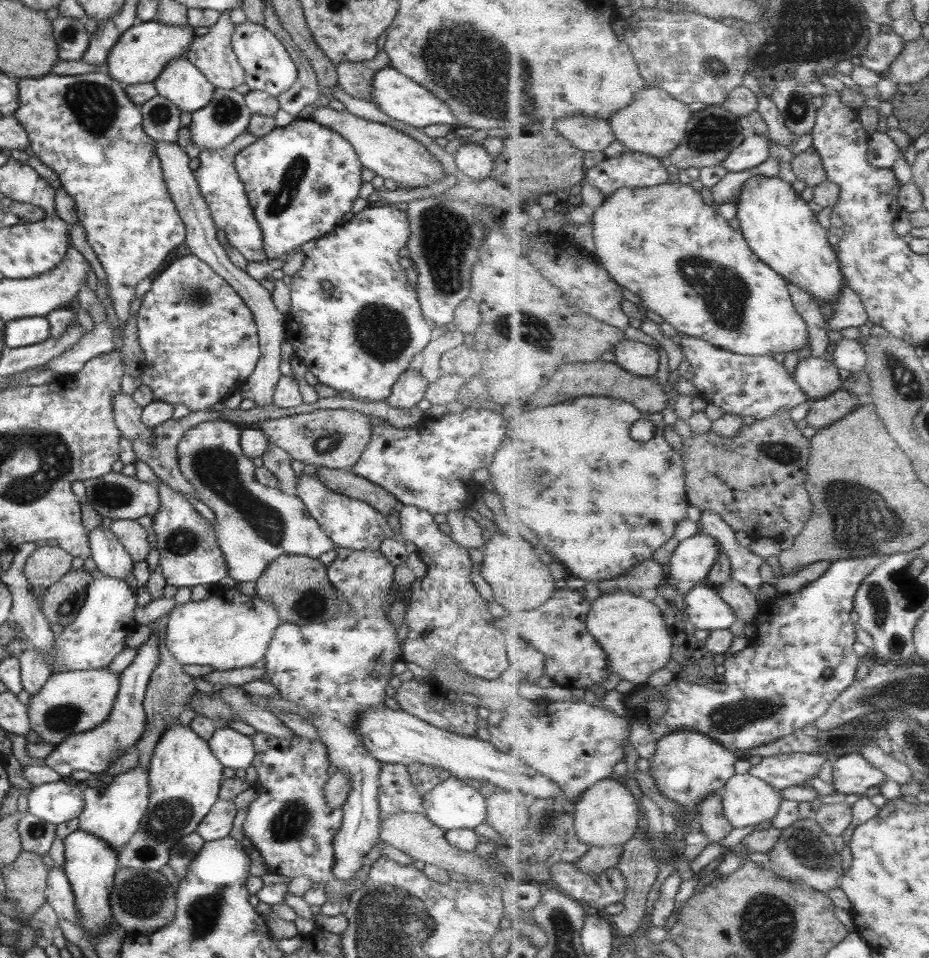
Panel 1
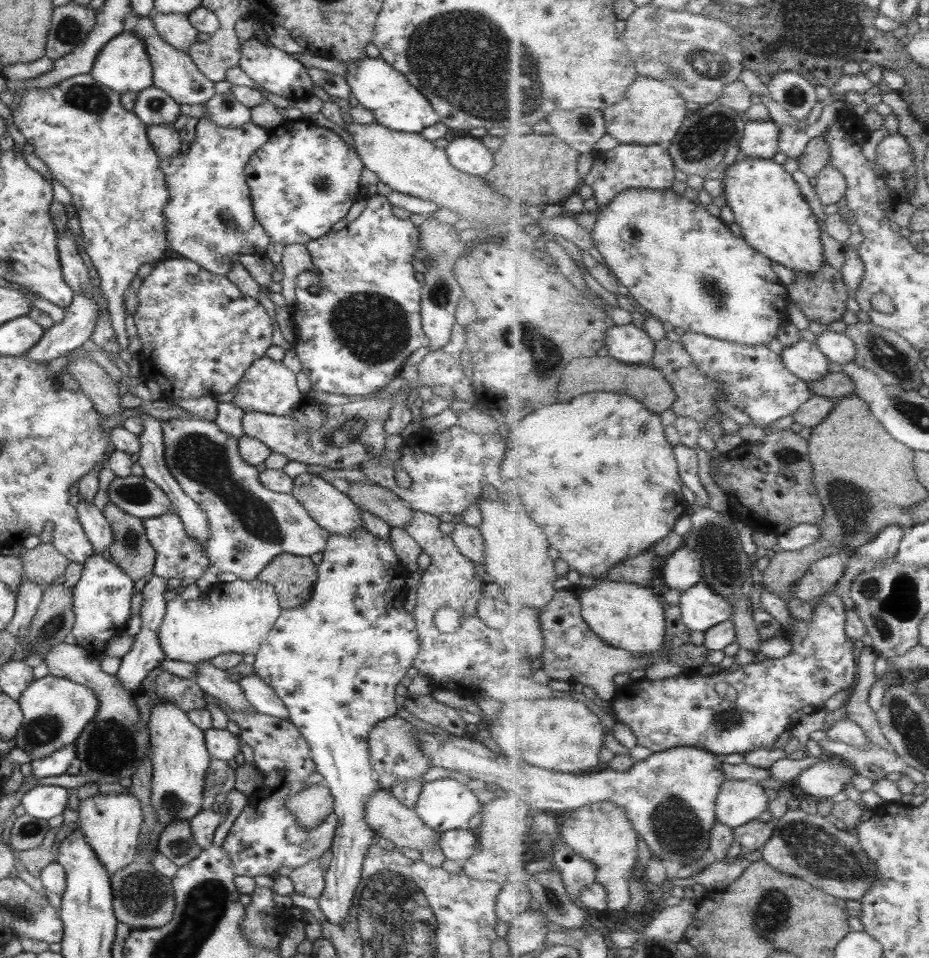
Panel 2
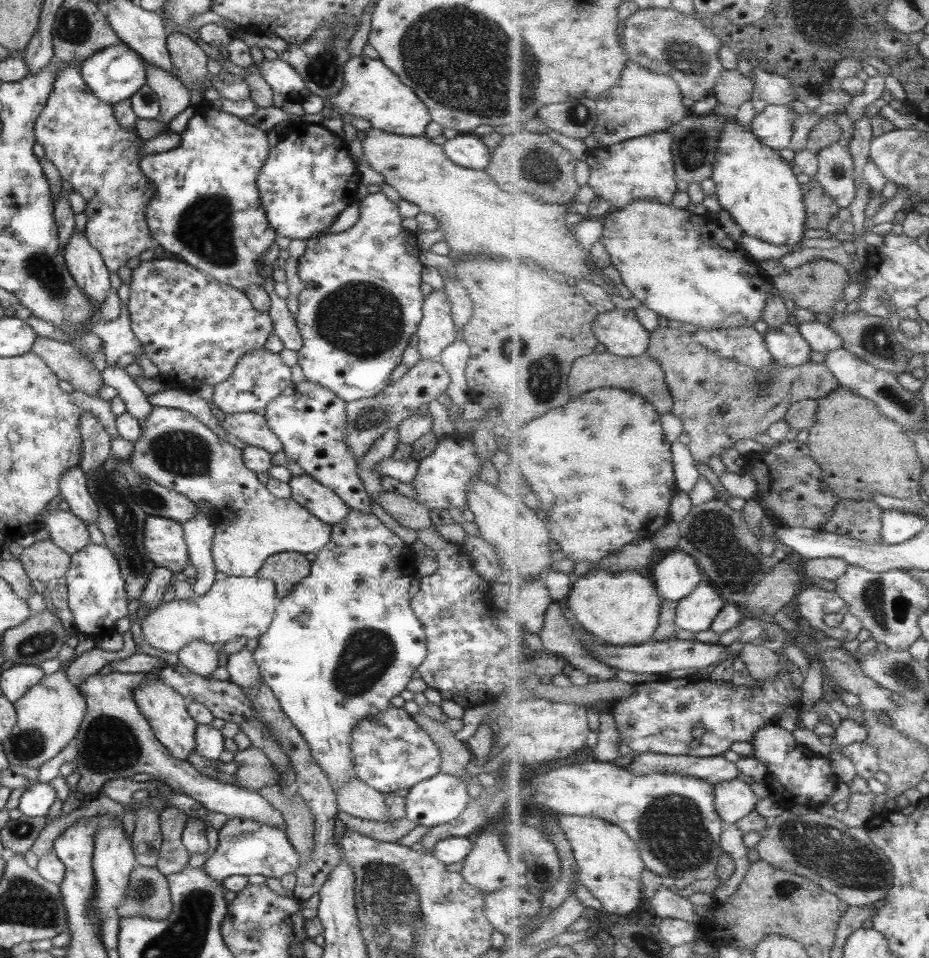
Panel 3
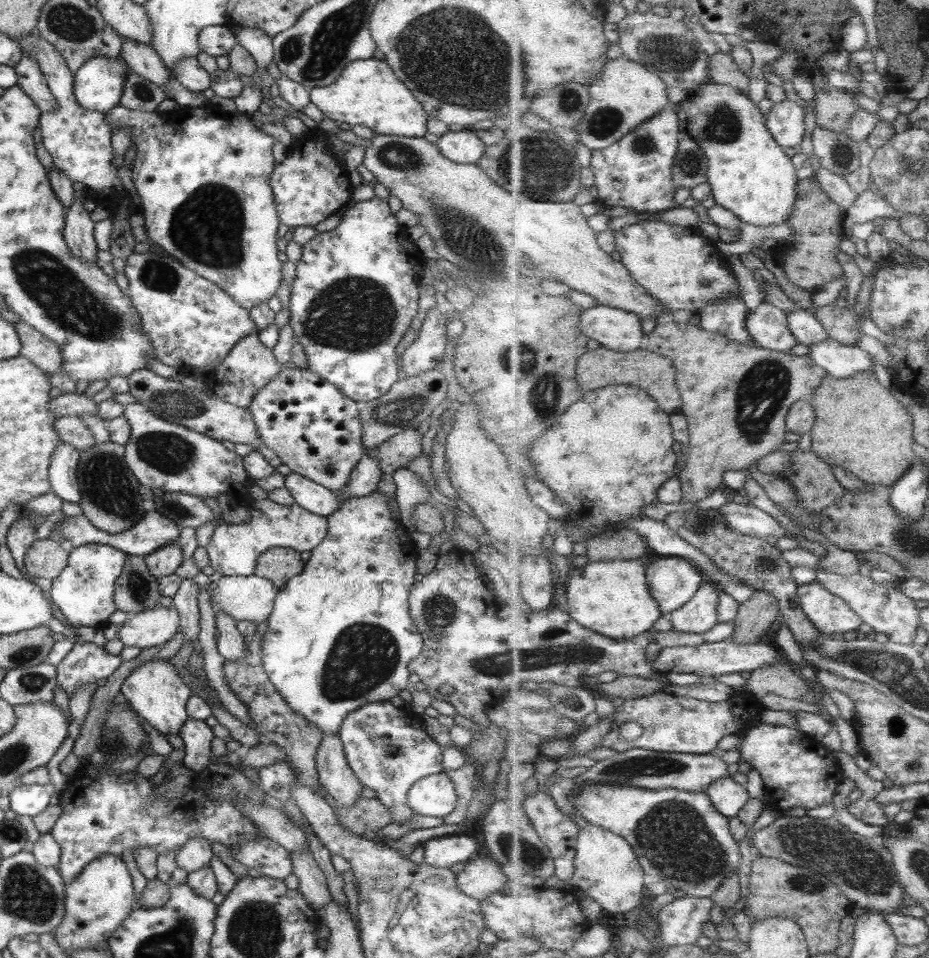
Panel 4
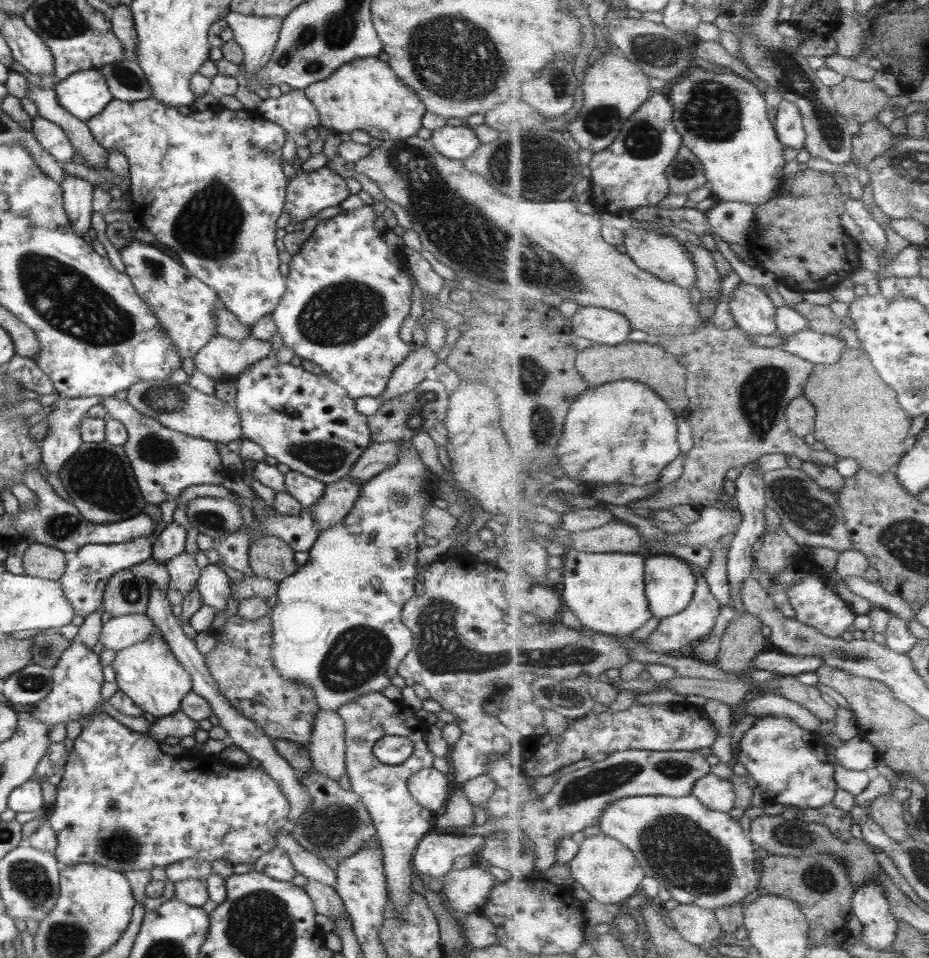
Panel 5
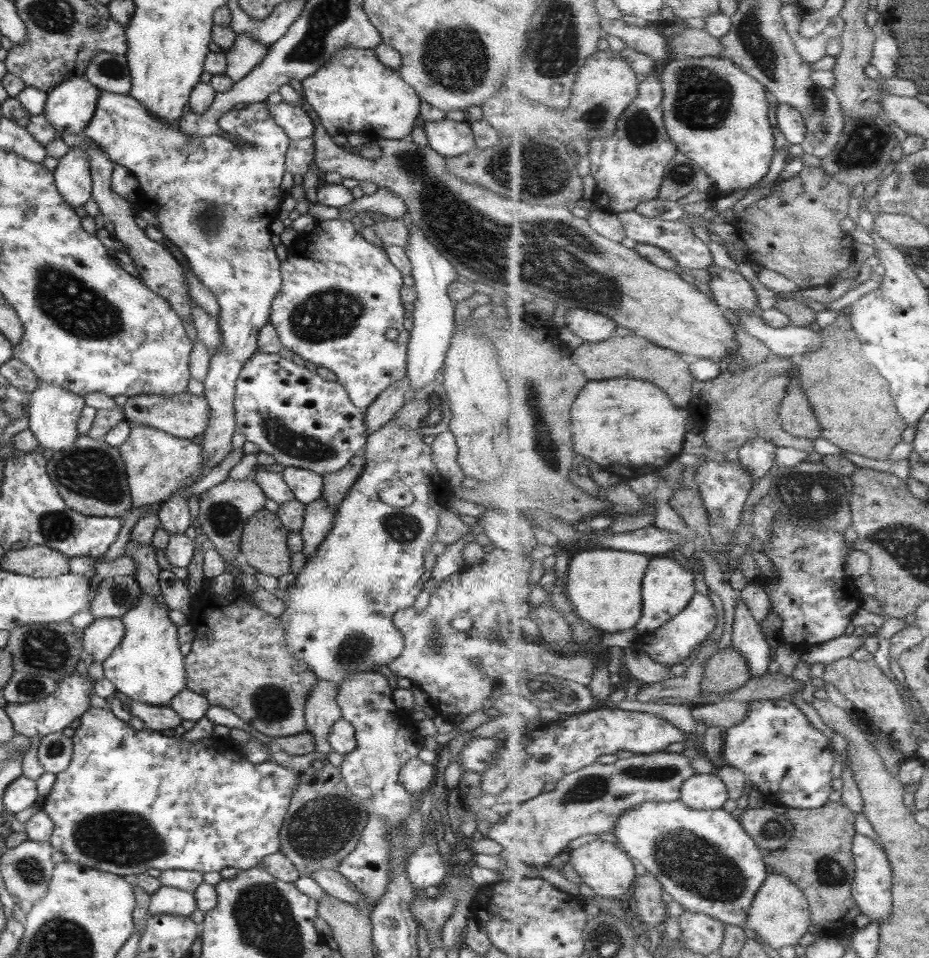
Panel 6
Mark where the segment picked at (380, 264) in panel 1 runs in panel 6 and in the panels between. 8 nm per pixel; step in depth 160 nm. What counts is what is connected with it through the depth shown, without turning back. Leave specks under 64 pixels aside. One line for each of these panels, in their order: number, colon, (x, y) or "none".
2: (353, 336)
3: (361, 301)
4: (366, 267)
5: (347, 293)
6: (339, 294)

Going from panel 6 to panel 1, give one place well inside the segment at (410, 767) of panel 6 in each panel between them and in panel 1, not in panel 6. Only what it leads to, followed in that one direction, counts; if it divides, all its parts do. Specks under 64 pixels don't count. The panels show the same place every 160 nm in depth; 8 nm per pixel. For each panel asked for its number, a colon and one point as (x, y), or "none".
1: (452, 804)
2: (445, 804)
3: (437, 800)
4: (434, 795)
5: (429, 788)

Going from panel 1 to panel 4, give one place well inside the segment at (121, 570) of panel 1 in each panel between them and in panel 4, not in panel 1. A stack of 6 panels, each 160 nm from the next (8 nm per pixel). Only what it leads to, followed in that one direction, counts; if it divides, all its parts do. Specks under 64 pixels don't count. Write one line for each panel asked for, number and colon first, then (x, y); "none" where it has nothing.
2: (96, 528)
3: (71, 485)
4: (61, 471)

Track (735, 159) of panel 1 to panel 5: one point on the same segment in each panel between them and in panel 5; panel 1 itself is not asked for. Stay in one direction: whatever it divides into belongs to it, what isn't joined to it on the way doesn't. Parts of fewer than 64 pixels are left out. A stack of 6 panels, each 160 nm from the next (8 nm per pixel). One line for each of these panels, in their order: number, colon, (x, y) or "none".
2: (761, 138)
3: (774, 125)
4: (786, 120)
5: (789, 122)

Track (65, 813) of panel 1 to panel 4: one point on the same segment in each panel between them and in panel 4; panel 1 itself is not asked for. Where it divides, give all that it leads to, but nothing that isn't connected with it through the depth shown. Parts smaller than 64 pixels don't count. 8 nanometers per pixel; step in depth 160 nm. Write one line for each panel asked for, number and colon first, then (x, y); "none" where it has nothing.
2: (42, 802)
3: (34, 801)
4: (26, 800)

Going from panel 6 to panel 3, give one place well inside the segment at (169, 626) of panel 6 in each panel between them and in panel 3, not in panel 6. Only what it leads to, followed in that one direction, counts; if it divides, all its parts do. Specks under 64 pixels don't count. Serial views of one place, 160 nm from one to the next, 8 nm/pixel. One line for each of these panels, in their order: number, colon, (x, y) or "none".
3: (165, 711)
4: (153, 690)
5: (147, 673)

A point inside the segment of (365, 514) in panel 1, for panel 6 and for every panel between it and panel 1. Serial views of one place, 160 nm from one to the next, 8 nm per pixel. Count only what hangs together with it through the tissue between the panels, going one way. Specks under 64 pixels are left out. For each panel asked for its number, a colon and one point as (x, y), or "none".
2: (334, 511)
3: (322, 503)
4: (316, 499)
5: (305, 490)
6: (306, 486)

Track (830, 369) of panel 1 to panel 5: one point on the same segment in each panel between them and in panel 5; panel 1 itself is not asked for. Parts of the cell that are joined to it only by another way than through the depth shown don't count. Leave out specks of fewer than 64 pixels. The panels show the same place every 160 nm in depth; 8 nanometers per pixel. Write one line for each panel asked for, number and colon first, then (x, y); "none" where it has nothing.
2: (804, 358)
3: (788, 346)
4: (769, 327)
5: (753, 311)

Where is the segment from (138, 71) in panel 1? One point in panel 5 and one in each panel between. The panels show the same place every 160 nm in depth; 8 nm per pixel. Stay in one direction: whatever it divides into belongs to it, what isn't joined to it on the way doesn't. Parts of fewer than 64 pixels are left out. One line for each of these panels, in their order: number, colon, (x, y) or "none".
2: (121, 65)
3: (112, 74)
4: (97, 84)
5: (83, 94)

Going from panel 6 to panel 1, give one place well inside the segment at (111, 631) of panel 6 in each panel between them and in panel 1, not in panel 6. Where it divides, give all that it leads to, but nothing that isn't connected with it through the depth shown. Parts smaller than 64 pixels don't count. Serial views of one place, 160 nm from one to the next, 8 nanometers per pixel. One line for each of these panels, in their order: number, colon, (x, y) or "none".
1: (232, 630)
2: (235, 617)
3: (233, 606)
4: (154, 626)
5: (120, 632)

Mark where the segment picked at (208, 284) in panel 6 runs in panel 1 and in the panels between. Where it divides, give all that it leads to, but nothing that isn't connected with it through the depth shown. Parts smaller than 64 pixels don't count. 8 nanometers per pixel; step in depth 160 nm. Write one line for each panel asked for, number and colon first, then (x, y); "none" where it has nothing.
1: (218, 184)
2: (209, 218)
3: (205, 209)
4: (202, 179)
5: (209, 185)

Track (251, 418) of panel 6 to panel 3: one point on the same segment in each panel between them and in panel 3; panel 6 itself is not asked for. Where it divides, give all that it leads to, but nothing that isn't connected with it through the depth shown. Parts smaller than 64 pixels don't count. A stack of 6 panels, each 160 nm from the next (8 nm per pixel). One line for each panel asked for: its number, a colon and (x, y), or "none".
3: (309, 420)
4: (315, 430)
5: (307, 422)

